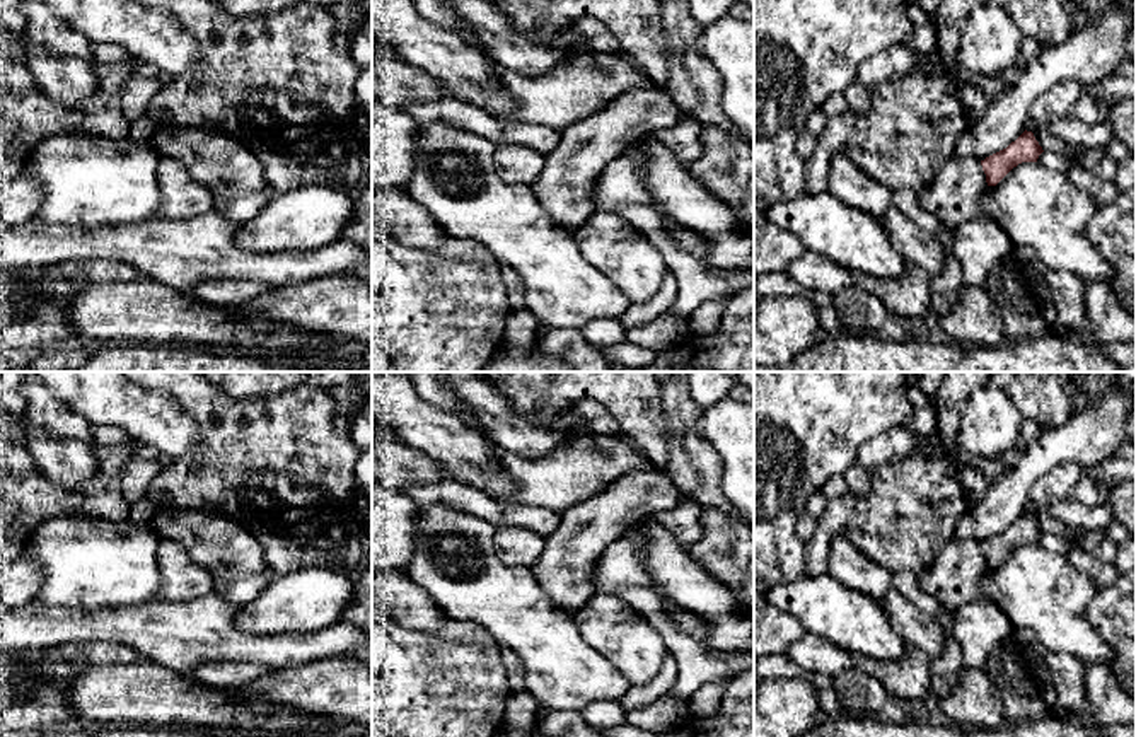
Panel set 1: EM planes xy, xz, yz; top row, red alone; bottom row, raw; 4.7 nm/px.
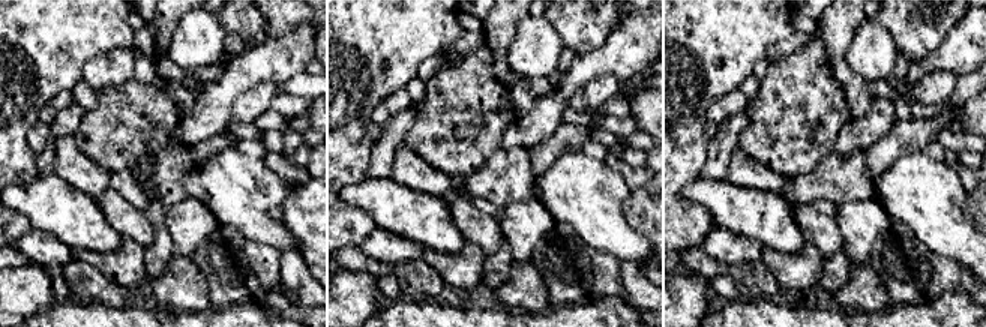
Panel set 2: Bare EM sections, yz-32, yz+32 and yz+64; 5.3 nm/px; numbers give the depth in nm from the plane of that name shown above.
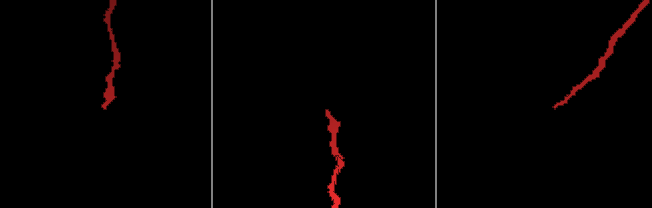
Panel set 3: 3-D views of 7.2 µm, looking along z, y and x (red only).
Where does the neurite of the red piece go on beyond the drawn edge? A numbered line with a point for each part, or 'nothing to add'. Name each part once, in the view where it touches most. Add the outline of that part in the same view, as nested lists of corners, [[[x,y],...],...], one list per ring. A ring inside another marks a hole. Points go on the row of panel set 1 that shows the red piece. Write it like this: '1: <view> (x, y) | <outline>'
1: yz (954, 197) | [[[952,157],[933,181],[918,193],[918,203],[953,230],[982,215],[981,196],[986,188],[981,160]]]

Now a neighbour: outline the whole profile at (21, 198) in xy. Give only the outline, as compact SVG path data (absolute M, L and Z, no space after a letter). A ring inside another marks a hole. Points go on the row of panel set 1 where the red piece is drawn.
M20 174L0 188L0 234L22 225L38 215L43 189L27 174Z

